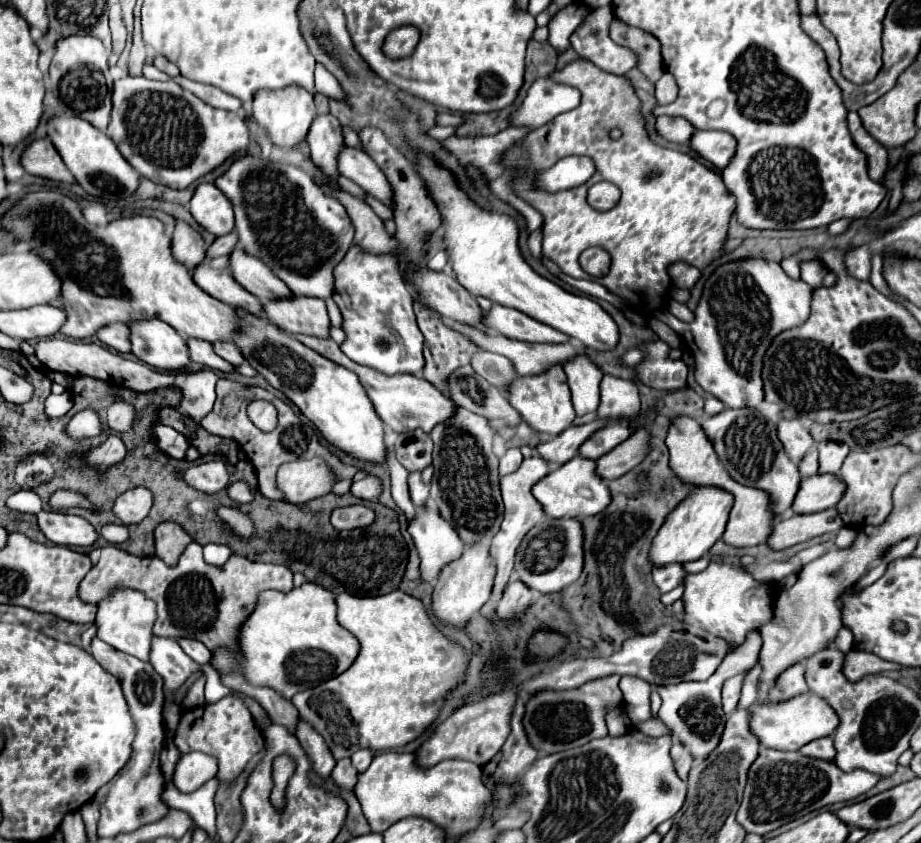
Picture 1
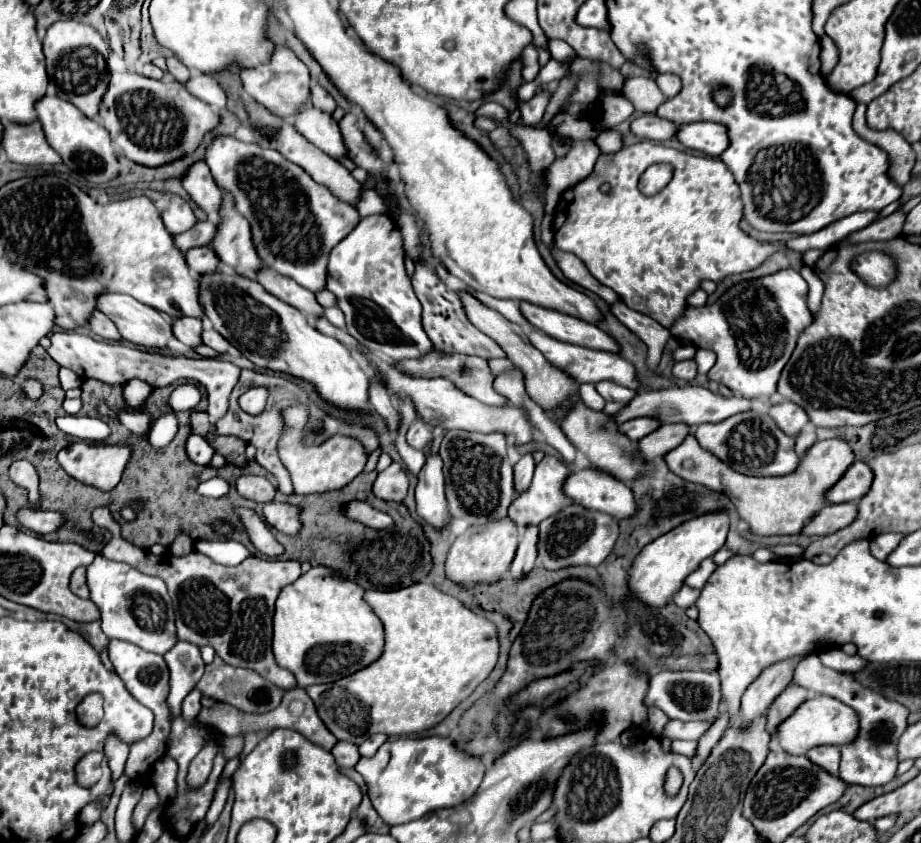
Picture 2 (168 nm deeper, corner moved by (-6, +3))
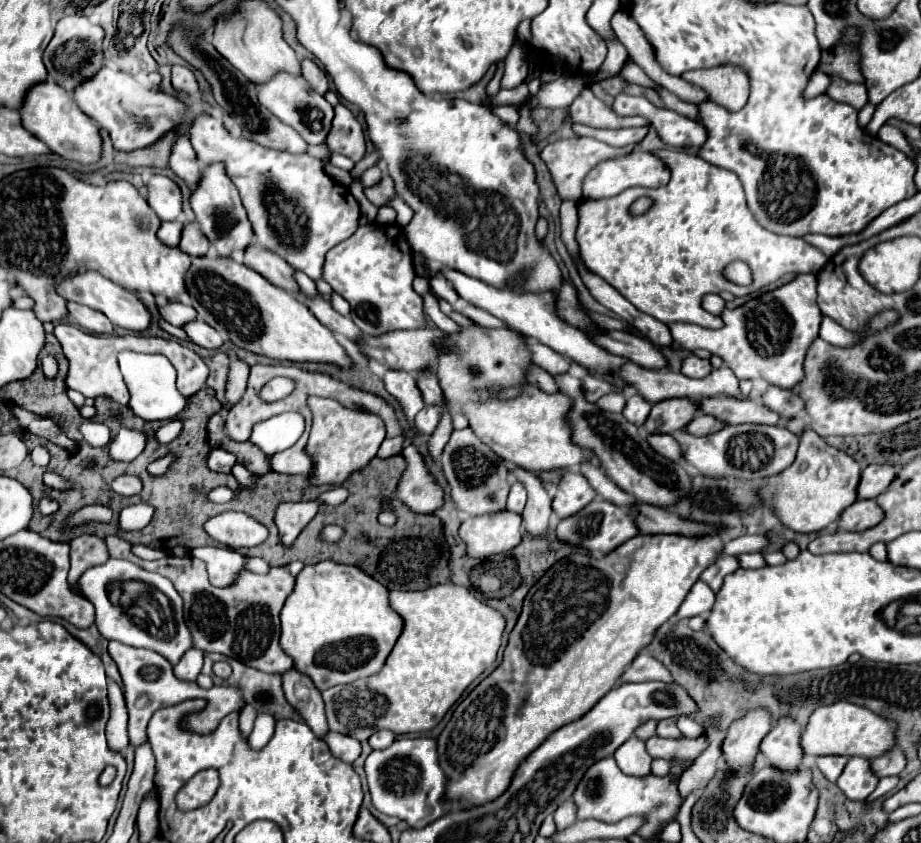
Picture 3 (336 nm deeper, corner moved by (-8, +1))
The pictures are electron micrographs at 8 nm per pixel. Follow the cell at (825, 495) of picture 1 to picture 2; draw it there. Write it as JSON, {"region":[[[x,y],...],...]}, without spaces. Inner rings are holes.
{"region":[[[854,462],[836,482],[836,486],[832,486],[826,492],[826,502],[828,504],[856,502],[868,492],[870,484],[872,484],[872,470],[868,470],[864,462]]]}

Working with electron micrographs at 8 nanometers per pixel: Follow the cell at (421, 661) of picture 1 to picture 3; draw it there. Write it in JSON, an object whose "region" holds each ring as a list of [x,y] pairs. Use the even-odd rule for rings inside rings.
{"region":[[[452,582],[418,592],[392,592],[390,602],[404,616],[404,632],[384,668],[370,678],[354,682],[354,688],[344,684],[322,692],[330,730],[360,742],[382,728],[396,734],[432,730],[468,684],[496,660],[506,626],[498,610],[482,602],[466,586]]]}

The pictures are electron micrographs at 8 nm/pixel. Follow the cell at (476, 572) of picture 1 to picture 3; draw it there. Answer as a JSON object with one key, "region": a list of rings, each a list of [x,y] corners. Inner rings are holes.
{"region":[[[508,510],[472,516],[462,522],[460,538],[466,542],[470,556],[486,560],[492,554],[508,552],[522,540],[520,524],[522,516]]]}

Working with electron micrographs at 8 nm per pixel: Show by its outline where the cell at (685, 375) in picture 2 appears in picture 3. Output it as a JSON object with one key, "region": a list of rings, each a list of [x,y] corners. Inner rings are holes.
{"region":[[[688,356],[682,364],[682,374],[686,374],[688,378],[704,378],[712,372],[710,360],[702,360],[698,356]]]}

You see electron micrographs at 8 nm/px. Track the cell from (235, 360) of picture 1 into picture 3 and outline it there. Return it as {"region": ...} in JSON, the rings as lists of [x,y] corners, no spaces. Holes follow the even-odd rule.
{"region":[[[196,318],[192,322],[186,322],[182,328],[184,328],[184,332],[188,334],[188,338],[192,342],[196,342],[196,344],[200,344],[204,348],[220,348],[222,346],[220,334],[200,318]]]}

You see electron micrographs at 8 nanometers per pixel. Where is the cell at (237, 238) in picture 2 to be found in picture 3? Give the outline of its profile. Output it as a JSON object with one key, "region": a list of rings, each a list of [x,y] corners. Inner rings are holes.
{"region":[[[214,162],[202,168],[200,180],[190,194],[190,208],[194,210],[196,222],[200,224],[202,232],[220,256],[230,256],[234,250],[246,250],[246,246],[252,242],[250,220],[240,202],[238,190],[226,174],[226,166],[222,162]]]}

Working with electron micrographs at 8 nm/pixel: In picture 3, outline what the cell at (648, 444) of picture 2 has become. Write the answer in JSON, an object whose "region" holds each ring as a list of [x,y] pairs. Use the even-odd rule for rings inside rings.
{"region":[[[698,414],[698,416],[686,426],[686,430],[688,430],[690,434],[694,434],[694,436],[706,436],[706,434],[714,434],[714,432],[722,430],[724,426],[726,426],[726,424],[720,422],[720,420],[716,420],[714,416]]]}

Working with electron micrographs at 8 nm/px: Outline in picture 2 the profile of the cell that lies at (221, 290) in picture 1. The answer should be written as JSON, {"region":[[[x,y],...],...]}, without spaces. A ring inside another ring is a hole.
{"region":[[[198,246],[198,248],[188,250],[186,252],[186,262],[196,276],[214,274],[218,270],[218,264],[220,264],[212,246]]]}

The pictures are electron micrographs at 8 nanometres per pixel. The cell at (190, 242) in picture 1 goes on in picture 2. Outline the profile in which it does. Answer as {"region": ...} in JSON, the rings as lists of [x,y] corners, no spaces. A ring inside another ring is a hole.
{"region":[[[172,196],[170,208],[162,214],[162,220],[164,220],[164,226],[166,226],[166,230],[170,234],[188,232],[198,222],[196,216],[194,216],[194,212],[192,212],[192,208],[188,206],[188,202],[182,200],[180,196]]]}

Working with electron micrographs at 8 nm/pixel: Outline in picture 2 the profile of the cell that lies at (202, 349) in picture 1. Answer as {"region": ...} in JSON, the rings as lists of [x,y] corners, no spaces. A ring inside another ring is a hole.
{"region":[[[194,318],[174,320],[172,330],[174,330],[174,336],[176,336],[182,344],[186,344],[190,350],[194,350],[196,346],[204,344],[204,342],[202,342],[202,322],[200,322],[200,320],[194,320]]]}

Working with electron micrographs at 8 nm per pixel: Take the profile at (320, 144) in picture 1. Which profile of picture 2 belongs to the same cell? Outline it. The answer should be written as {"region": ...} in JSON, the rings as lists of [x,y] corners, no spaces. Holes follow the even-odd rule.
{"region":[[[318,84],[312,86],[312,104],[314,104],[318,110],[326,112],[326,114],[332,114],[332,112],[336,110],[334,98],[332,98],[324,88],[320,88]]]}

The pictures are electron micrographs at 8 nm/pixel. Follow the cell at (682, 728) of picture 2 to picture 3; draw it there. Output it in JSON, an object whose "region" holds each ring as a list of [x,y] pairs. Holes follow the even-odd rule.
{"region":[[[850,758],[836,784],[848,800],[866,800],[866,796],[874,792],[878,778],[870,772],[866,758]]]}

